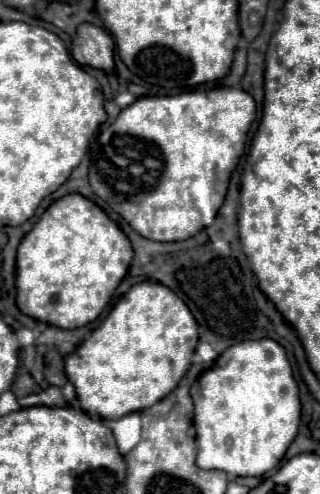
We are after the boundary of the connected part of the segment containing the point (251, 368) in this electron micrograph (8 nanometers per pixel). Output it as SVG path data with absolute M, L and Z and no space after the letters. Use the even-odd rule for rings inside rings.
M246 340L224 350L212 368L200 376L191 389L194 398L194 428L198 442L196 464L206 470L222 470L232 476L262 476L272 470L294 440L300 424L298 386L292 376L286 350L270 340Z

